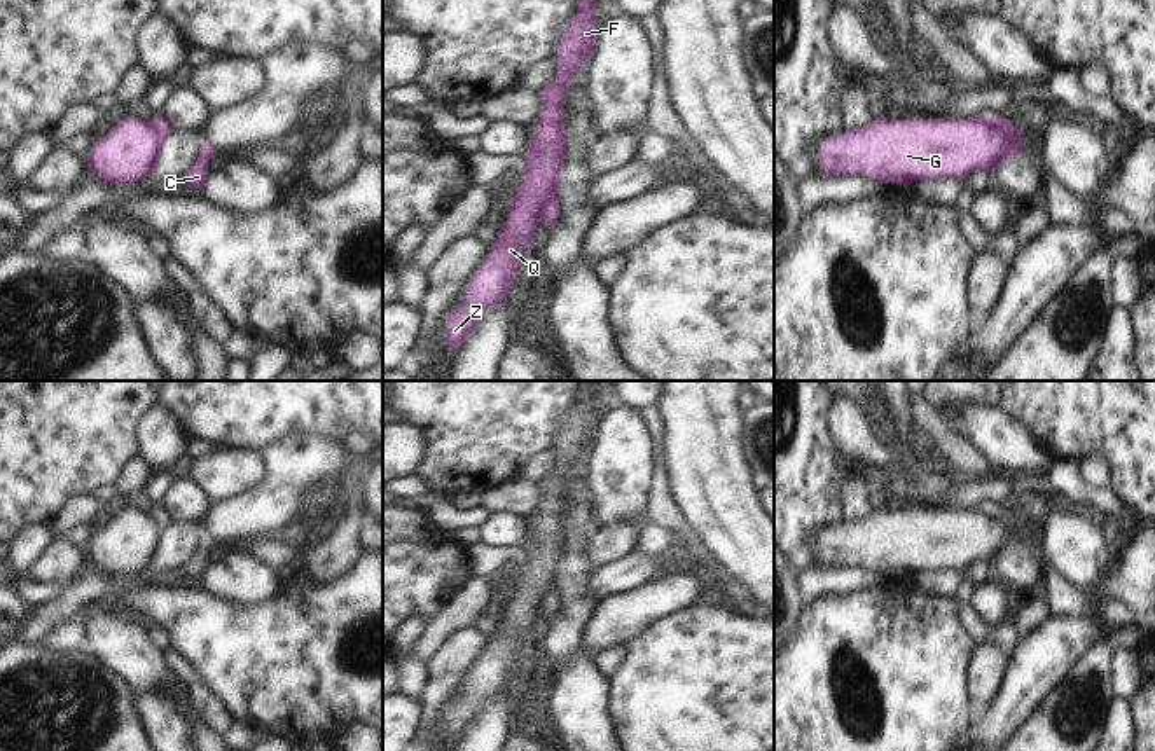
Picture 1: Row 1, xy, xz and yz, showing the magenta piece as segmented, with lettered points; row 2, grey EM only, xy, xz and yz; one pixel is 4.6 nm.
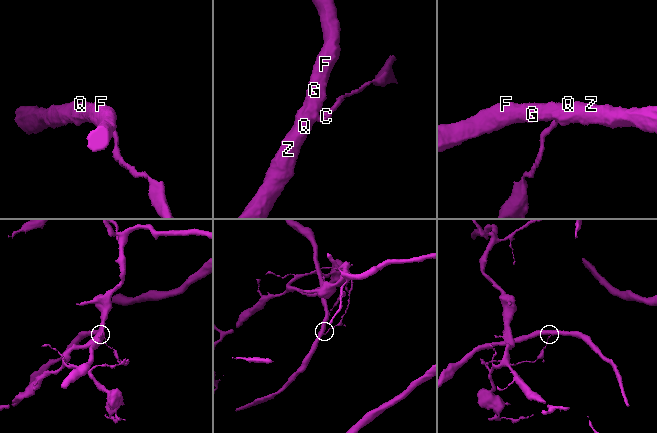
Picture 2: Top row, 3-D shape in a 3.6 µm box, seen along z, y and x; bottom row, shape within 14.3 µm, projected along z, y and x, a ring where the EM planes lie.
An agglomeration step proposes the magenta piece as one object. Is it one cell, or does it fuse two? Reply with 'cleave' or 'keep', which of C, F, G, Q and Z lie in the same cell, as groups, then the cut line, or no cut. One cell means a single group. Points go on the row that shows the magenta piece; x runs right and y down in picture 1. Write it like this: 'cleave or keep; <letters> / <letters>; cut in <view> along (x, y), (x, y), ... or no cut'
cleave; C / F G Q Z; cut in xy along (151, 121), (165, 137)

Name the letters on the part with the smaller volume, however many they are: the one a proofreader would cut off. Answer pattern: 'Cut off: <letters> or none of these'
Cut off: F, G, Q, Z

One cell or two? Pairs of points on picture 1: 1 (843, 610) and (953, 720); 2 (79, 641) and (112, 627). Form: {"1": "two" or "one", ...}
{"1": "one", "2": "two"}

